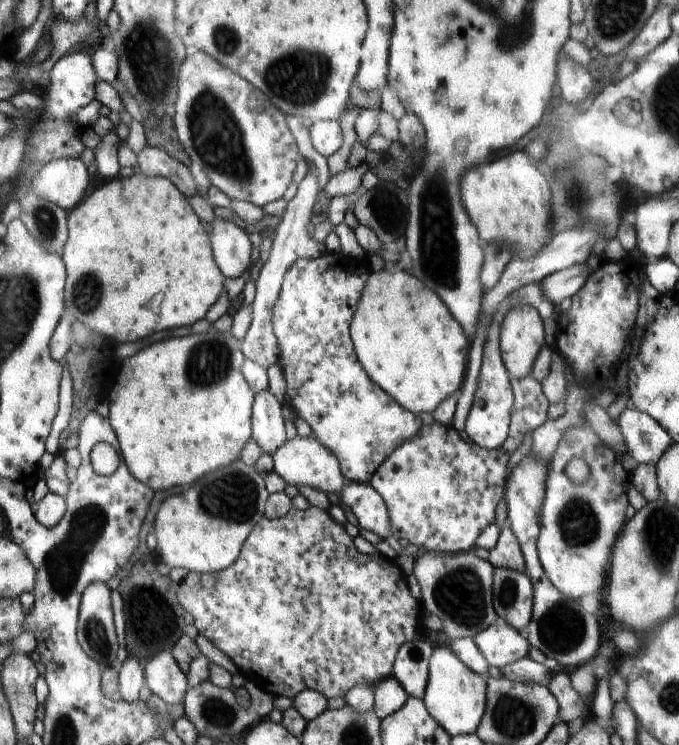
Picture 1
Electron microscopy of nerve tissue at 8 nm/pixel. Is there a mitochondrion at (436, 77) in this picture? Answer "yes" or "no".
no

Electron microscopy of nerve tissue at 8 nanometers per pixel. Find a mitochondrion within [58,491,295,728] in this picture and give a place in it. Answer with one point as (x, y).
(148, 609)

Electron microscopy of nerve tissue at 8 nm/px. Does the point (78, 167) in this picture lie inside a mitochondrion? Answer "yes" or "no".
no

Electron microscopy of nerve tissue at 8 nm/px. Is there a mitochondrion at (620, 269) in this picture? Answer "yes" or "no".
no

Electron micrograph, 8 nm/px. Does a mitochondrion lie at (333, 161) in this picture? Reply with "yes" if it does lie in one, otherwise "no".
no

